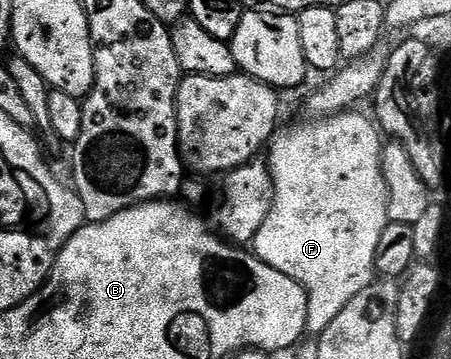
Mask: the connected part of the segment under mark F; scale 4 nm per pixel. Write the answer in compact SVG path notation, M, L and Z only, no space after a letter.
M350 109L339 115L310 118L310 123L282 126L267 144L267 162L273 174L273 204L251 247L257 258L271 265L271 269L287 273L291 281L305 290L309 298L307 331L313 337L325 332L355 293L363 293L367 285L375 282L379 237L383 237L383 229L389 224L389 194L381 167L383 135L370 116L368 119L359 112Z

